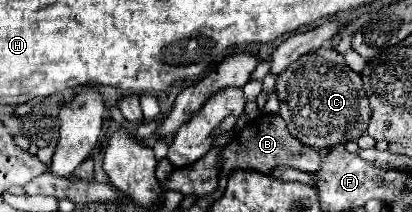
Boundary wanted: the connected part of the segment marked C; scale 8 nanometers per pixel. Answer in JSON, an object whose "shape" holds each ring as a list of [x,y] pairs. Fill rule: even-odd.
{"shape":[[[333,48],[313,50],[293,62],[277,78],[277,94],[281,102],[279,114],[285,120],[289,134],[313,150],[329,150],[337,144],[357,140],[367,132],[371,106],[361,76],[353,72]]]}

